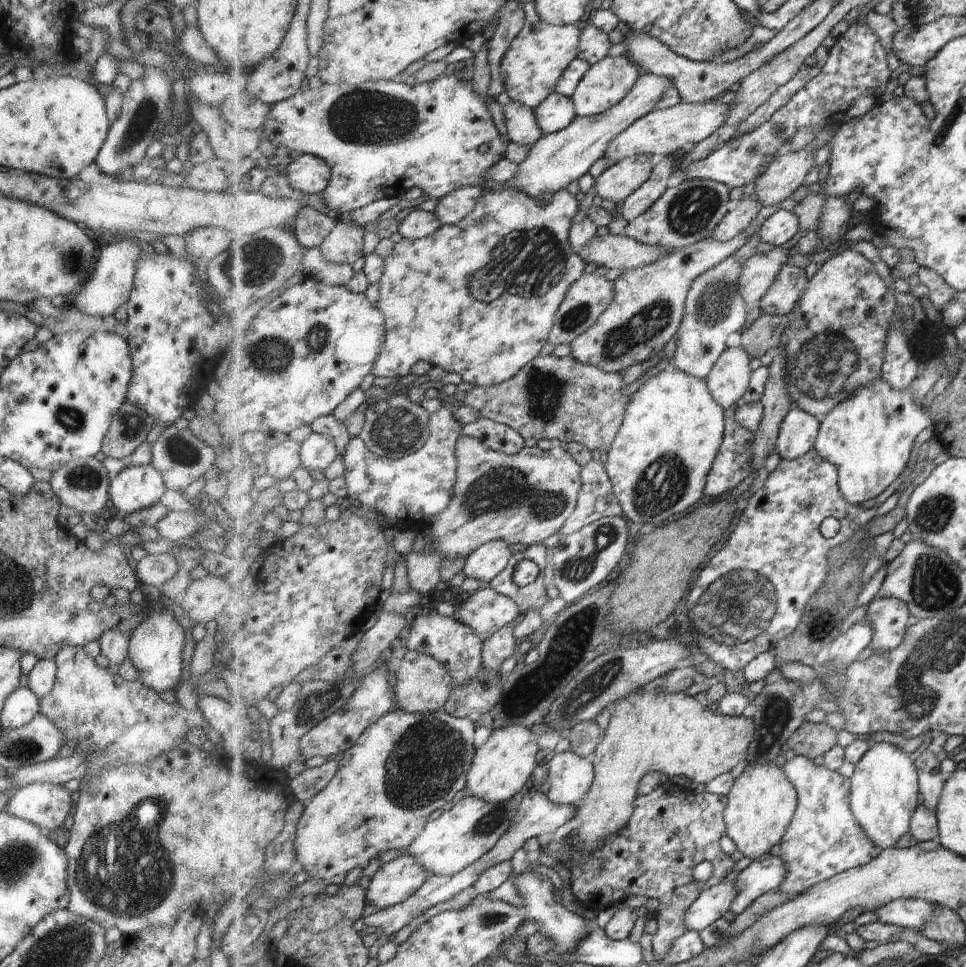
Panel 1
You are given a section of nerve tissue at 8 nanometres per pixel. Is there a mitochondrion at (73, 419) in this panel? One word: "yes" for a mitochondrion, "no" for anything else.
yes

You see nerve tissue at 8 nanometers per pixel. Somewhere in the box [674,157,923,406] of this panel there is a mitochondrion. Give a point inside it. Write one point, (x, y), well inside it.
(716, 298)

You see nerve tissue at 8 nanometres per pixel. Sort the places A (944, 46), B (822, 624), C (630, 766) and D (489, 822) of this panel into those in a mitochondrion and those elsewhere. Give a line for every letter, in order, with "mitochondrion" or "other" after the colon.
A: other
B: mitochondrion
C: other
D: mitochondrion

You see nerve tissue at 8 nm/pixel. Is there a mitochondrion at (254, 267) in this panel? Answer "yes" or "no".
yes

